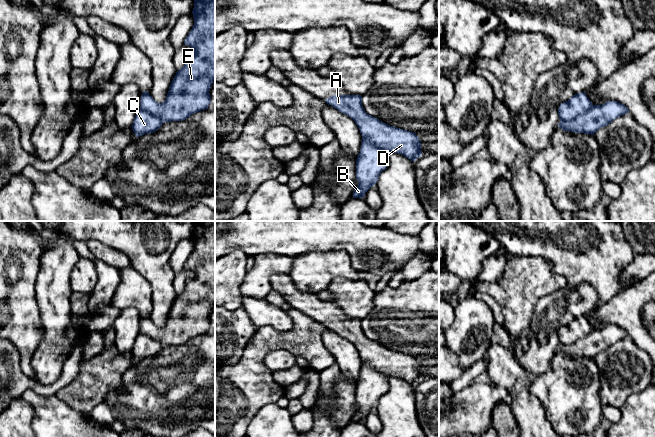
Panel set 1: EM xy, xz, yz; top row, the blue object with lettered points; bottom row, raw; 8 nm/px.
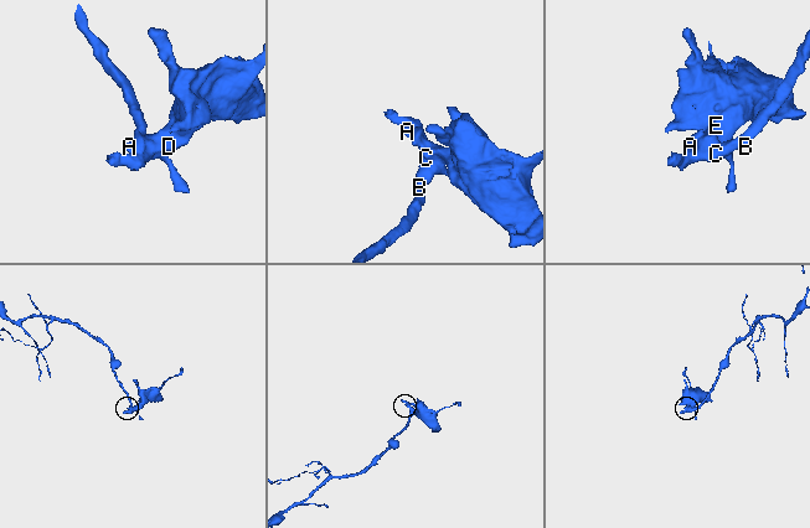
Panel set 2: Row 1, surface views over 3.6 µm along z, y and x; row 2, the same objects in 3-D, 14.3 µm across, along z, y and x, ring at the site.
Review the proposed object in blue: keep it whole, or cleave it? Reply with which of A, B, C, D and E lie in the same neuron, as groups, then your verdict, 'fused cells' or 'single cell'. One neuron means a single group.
groups A D E / B C; fused cells

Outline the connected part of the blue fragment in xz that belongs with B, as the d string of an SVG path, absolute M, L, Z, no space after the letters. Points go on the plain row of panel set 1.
M362 362L360 377L356 383L356 403L359 408L353 416L353 422L363 422L388 389L388 376Z

